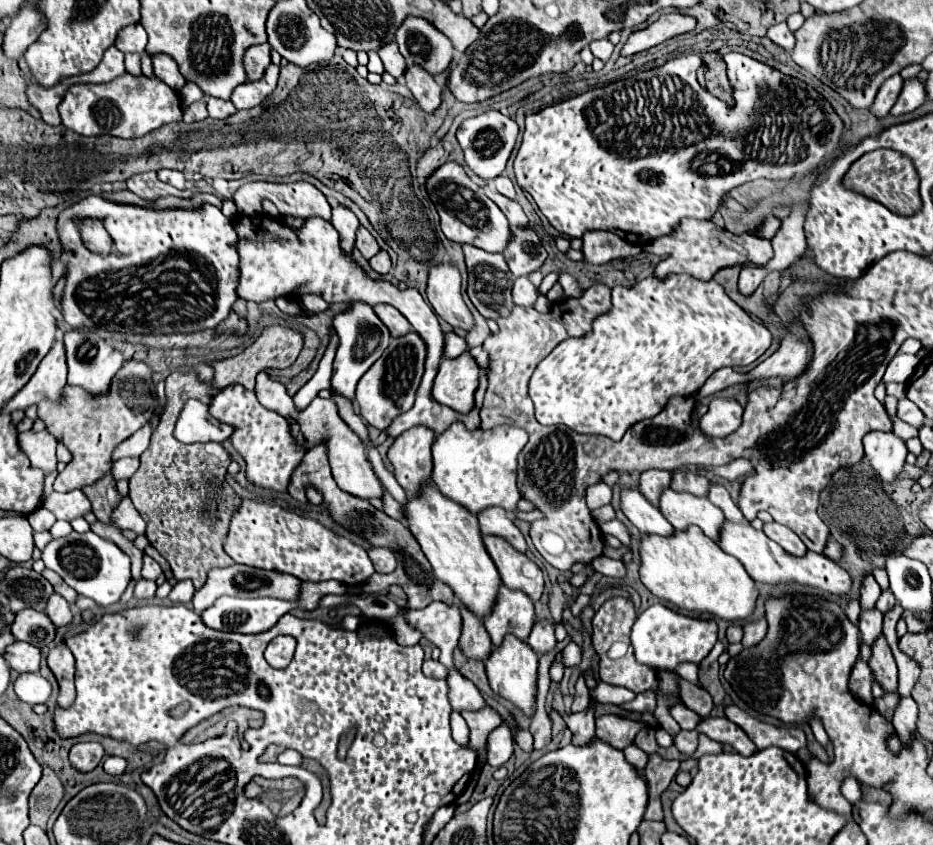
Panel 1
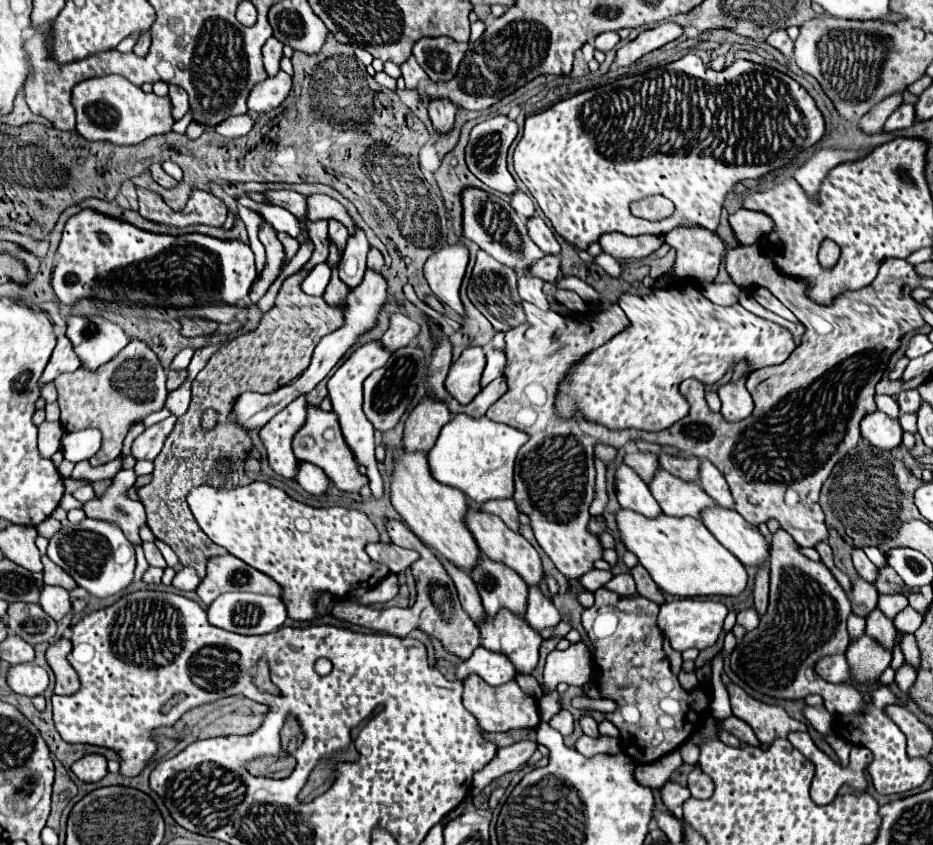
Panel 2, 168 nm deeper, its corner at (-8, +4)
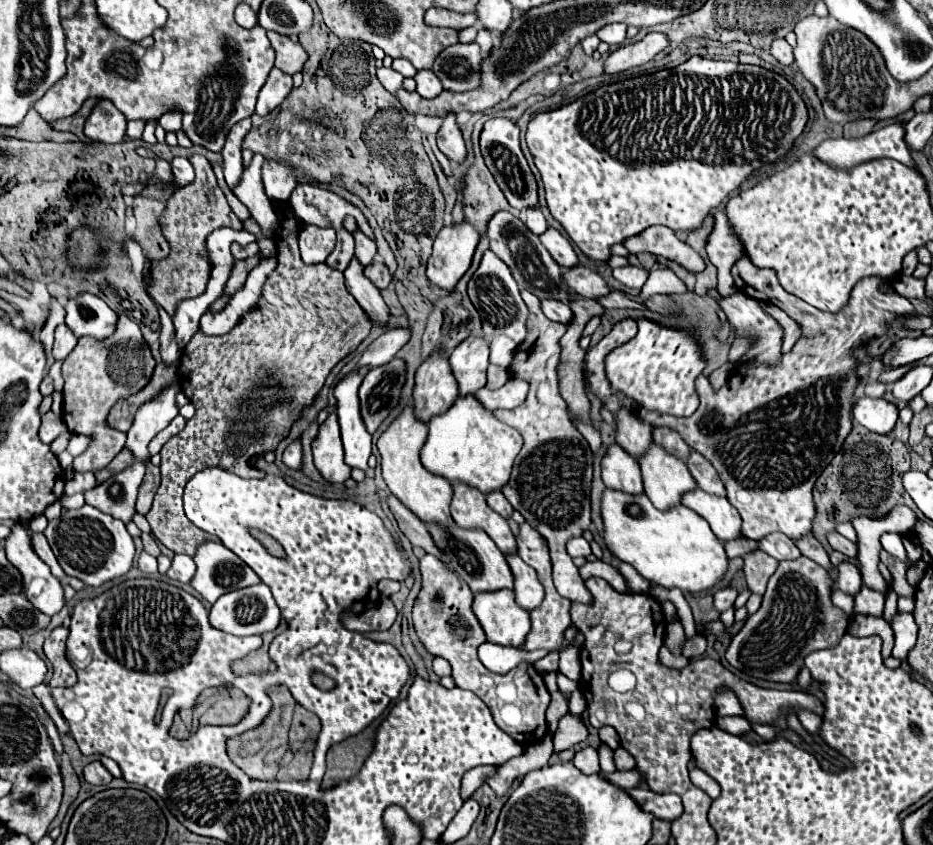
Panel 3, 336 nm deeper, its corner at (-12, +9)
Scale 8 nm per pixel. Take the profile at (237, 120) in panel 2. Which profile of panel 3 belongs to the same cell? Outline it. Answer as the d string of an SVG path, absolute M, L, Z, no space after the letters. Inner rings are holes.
M241 120L237 126L231 128L225 148L223 148L223 172L229 186L235 186L239 182L239 176L243 172L243 156L241 156L241 144L247 132L251 130L251 120Z

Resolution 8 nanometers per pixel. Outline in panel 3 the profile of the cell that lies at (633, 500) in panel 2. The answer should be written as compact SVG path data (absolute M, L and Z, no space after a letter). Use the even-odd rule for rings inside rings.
M611 444L601 460L601 478L607 488L621 490L627 494L643 492L639 462L633 460L633 456L617 444Z

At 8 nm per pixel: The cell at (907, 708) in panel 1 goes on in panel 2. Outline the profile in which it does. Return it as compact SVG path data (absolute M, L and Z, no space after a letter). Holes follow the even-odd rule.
M903 665L903 667L897 671L895 683L897 683L897 687L899 687L901 693L909 695L909 691L911 691L911 687L913 687L913 683L915 683L915 675L917 675L915 669L909 667L909 665Z

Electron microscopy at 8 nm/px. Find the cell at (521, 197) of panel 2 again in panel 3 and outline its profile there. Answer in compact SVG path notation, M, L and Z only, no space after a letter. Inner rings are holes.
M527 208L521 212L521 218L525 222L525 226L529 226L529 230L535 234L535 236L541 236L541 232L545 232L549 226L547 226L547 220L541 212L541 208Z

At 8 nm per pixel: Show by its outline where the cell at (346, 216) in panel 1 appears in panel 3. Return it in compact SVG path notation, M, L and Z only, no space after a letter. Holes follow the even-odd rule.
M353 258L349 262L349 266L343 274L347 280L349 292L357 298L359 306L365 310L365 314L371 318L371 322L375 326L387 326L391 312L389 312L383 296L379 294L379 290L363 276L363 266L357 262L357 258Z

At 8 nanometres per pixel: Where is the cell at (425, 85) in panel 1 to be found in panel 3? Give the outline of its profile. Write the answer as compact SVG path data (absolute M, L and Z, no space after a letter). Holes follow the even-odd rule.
M447 114L443 116L445 122L441 126L441 130L437 132L437 144L439 150L453 162L461 164L467 160L467 146L463 140L463 134L455 122L455 114Z

